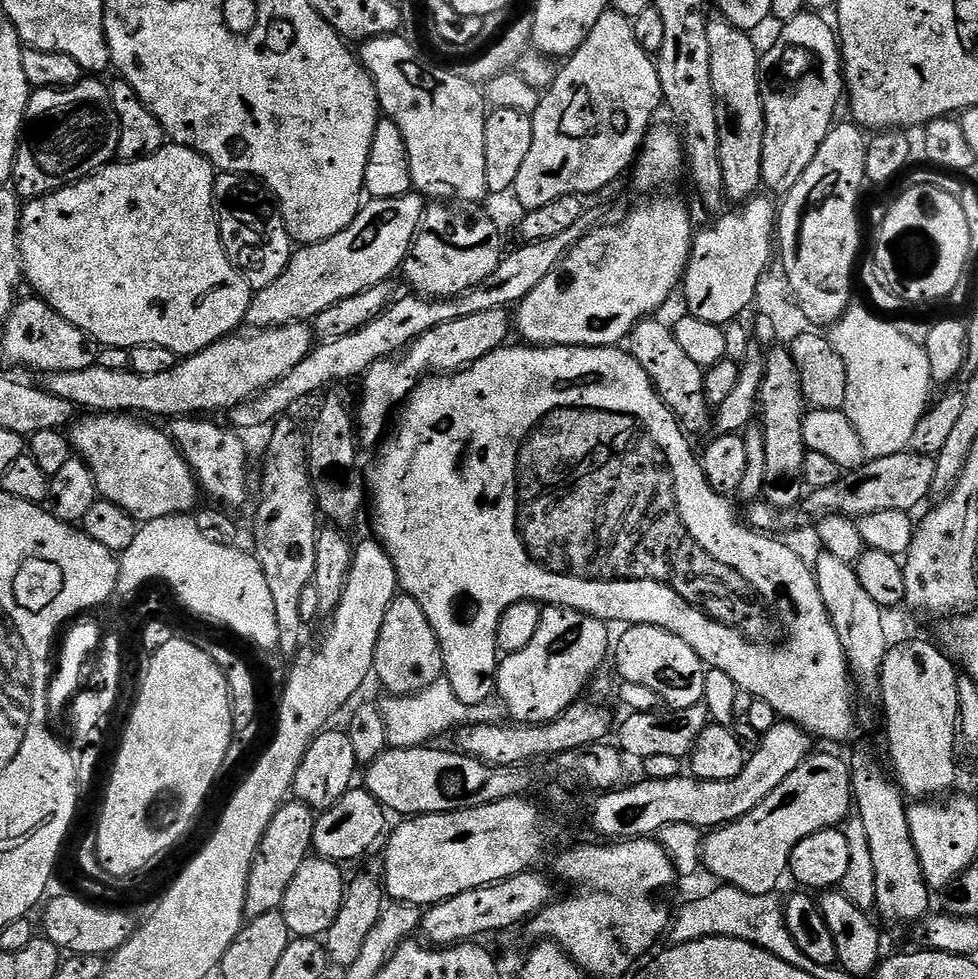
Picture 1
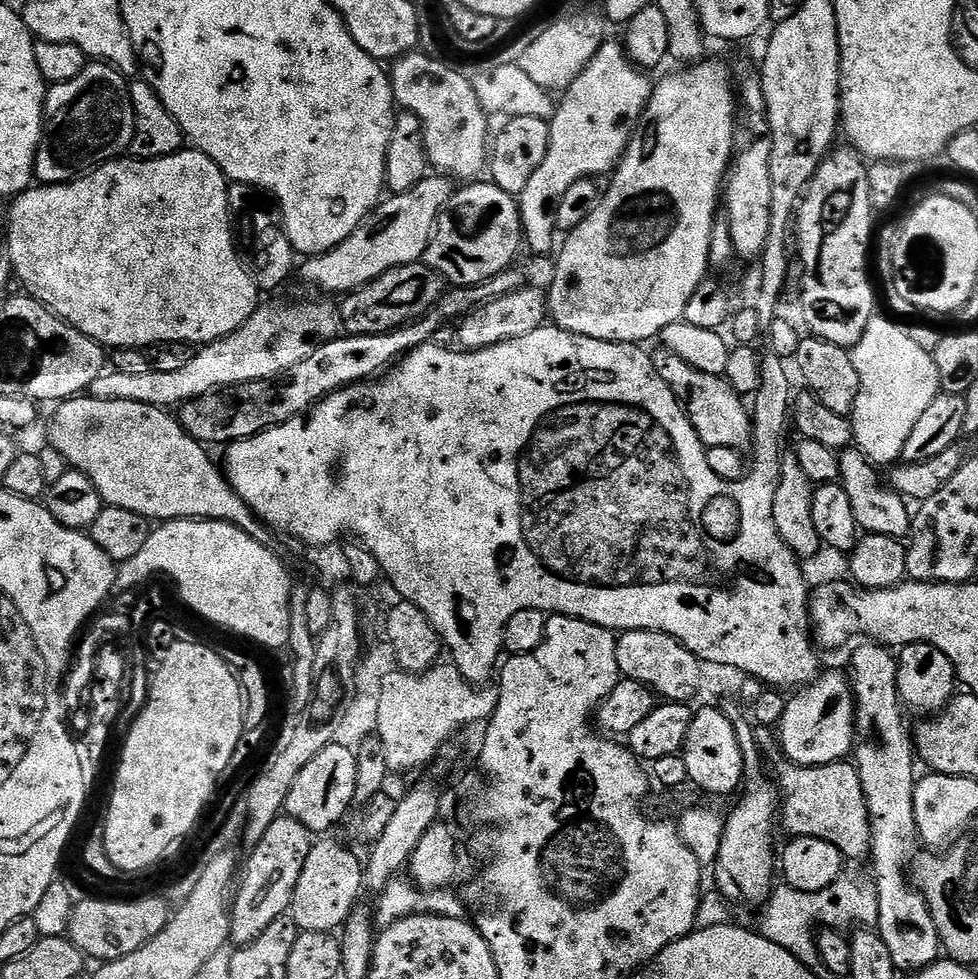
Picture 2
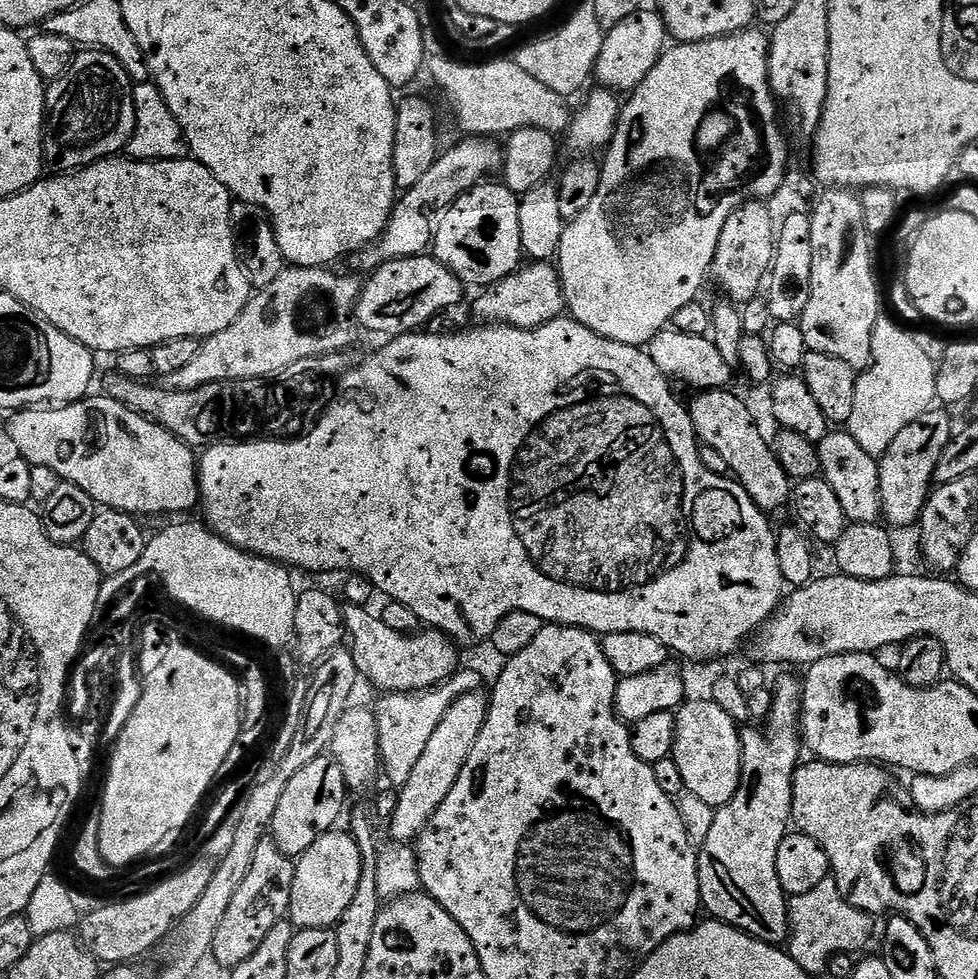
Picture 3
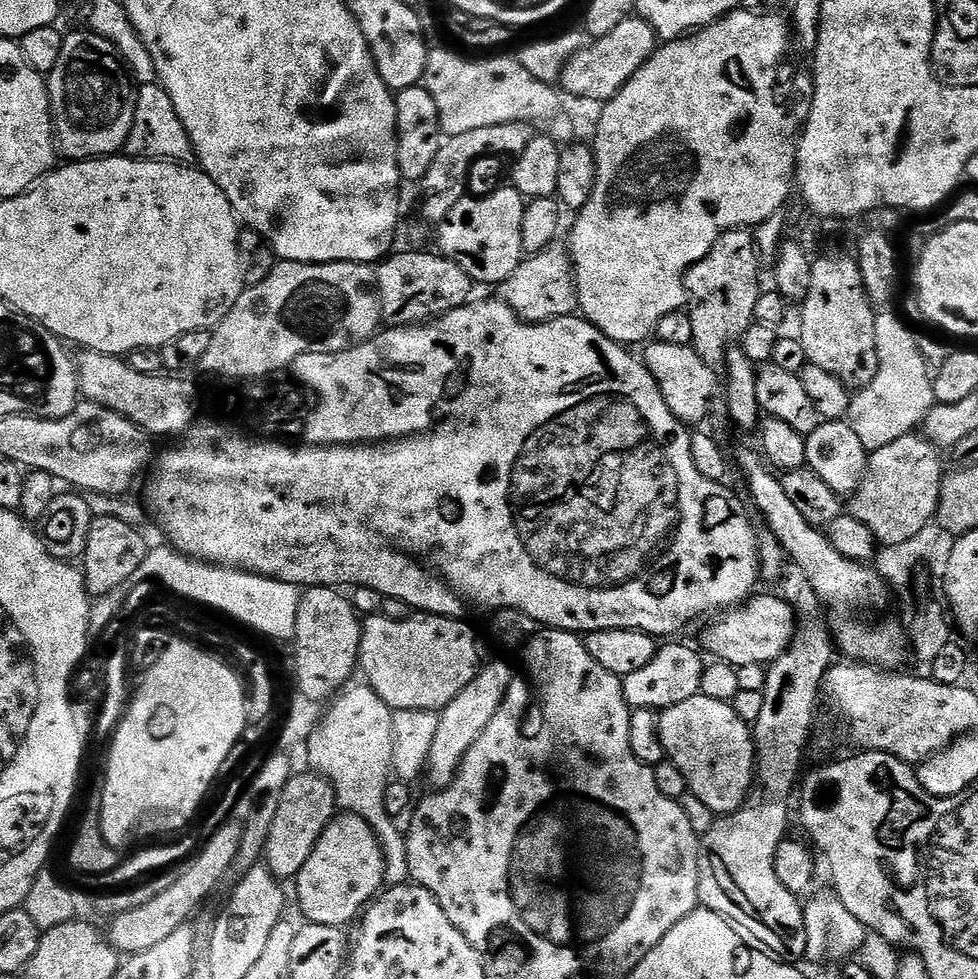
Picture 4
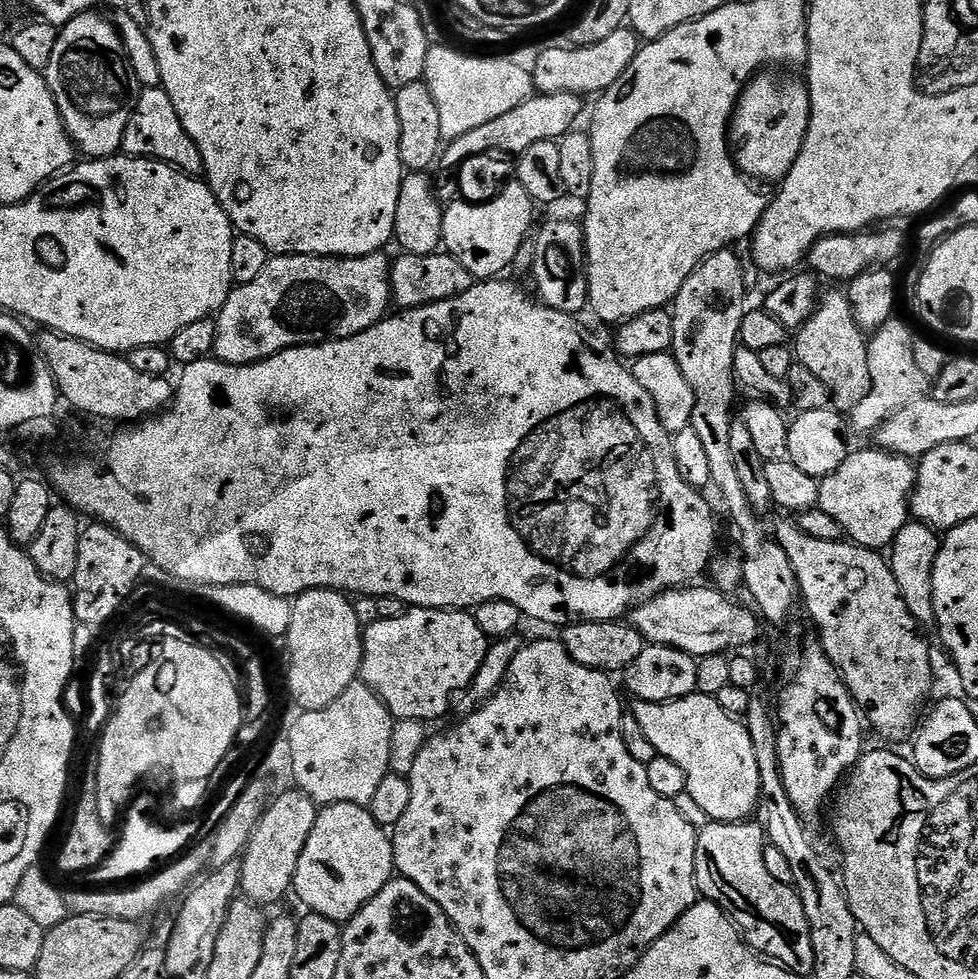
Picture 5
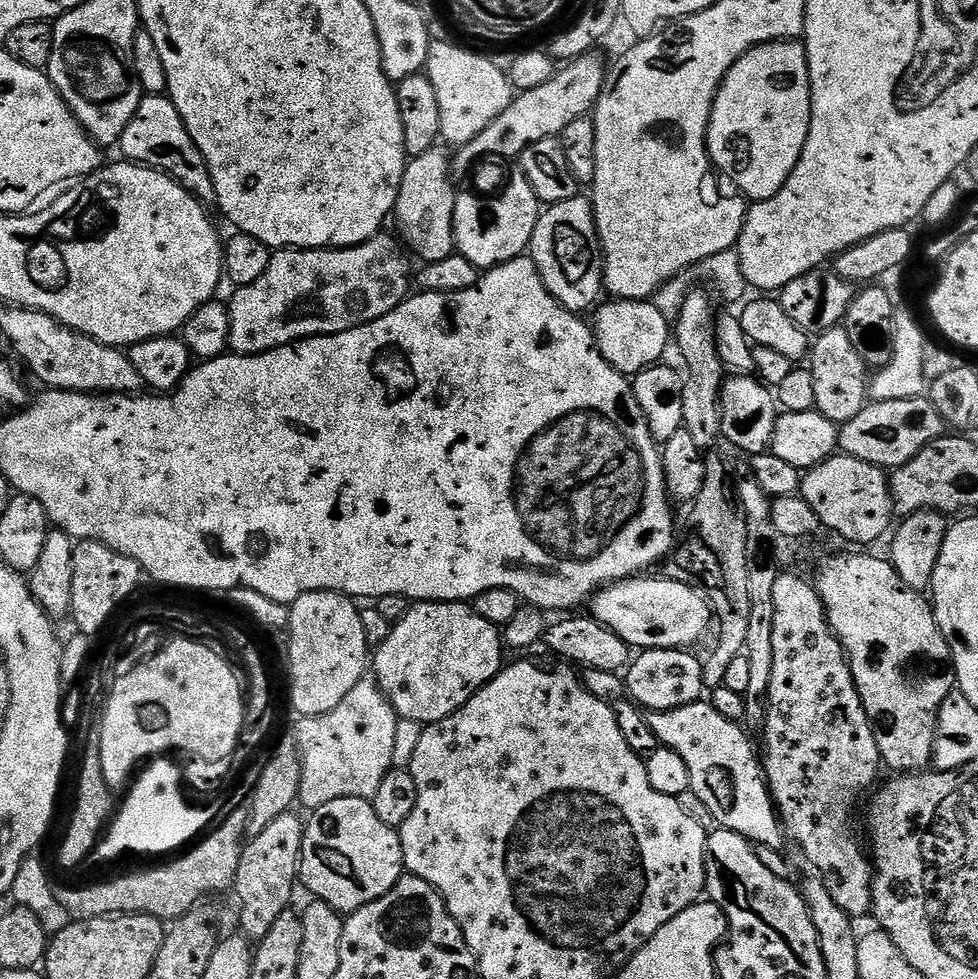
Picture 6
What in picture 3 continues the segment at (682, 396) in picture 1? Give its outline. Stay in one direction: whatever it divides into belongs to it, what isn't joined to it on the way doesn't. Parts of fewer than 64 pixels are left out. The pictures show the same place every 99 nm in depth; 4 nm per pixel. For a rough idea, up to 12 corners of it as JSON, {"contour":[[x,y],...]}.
{"contour":[[732,390],[687,405],[701,445],[765,514],[790,500],[769,437]]}

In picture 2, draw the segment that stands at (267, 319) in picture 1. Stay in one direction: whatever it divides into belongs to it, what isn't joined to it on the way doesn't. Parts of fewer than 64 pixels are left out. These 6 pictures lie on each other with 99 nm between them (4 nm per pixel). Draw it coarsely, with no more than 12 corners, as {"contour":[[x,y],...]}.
{"contour":[[451,179],[381,199],[350,238],[298,276],[347,294],[417,263]]}

